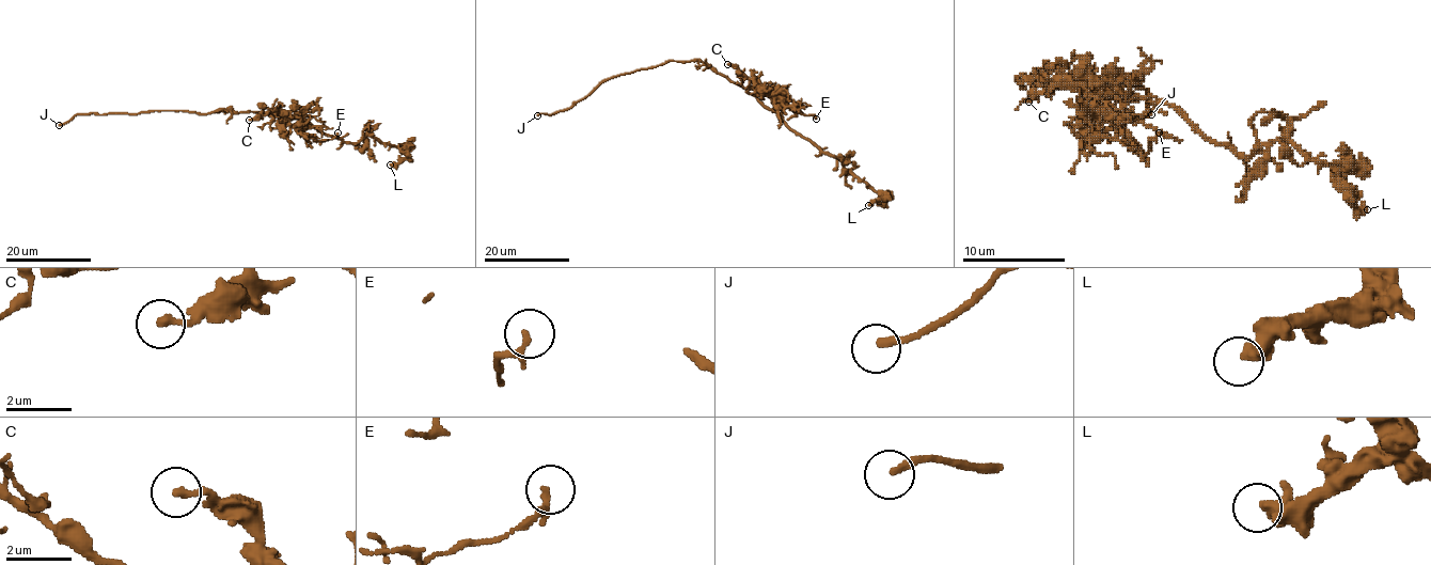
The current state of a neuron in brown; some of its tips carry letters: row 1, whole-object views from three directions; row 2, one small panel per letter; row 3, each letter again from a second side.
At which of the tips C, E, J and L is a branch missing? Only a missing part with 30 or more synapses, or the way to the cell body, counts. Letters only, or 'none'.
J

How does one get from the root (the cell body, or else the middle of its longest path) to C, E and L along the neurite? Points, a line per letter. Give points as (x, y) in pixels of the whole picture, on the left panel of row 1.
C: (256, 111), (274, 114), (269, 111), (249, 120)
E: (256, 111), (282, 115), (321, 142), (334, 138), (337, 132)
L: (256, 111), (305, 120), (344, 141), (376, 137), (406, 155), (390, 165)

